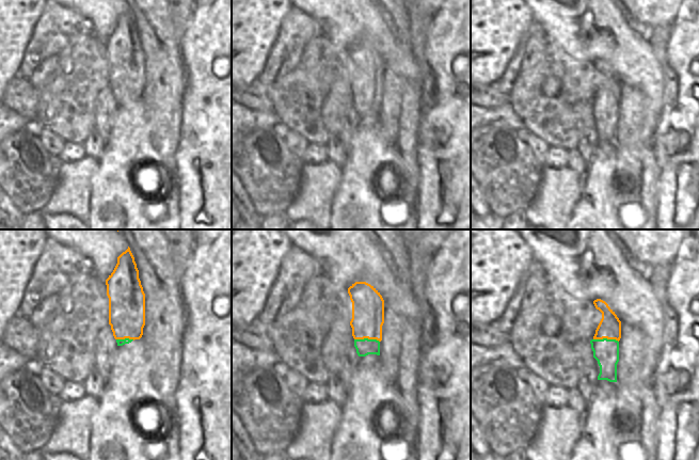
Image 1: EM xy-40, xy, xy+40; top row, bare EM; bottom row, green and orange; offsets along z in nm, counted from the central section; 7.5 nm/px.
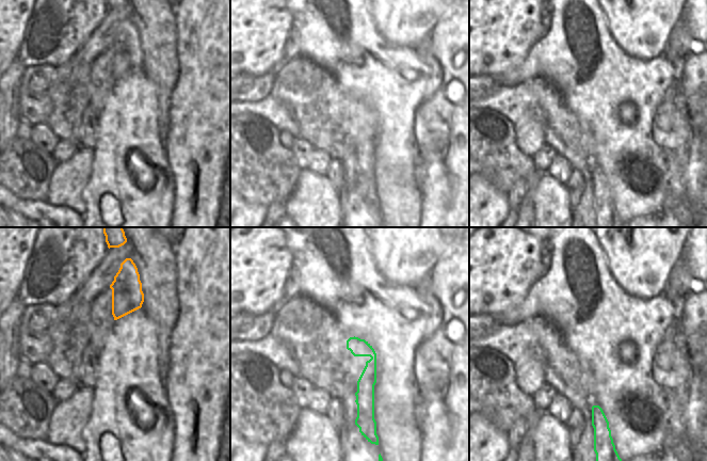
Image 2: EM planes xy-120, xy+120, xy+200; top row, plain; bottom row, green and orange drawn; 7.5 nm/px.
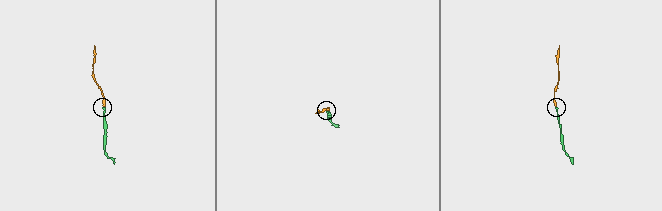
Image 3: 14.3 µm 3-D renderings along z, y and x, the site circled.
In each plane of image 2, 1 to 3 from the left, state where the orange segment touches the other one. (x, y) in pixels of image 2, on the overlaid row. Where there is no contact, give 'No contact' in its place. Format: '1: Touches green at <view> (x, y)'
1: No contact
2: No contact
3: No contact.

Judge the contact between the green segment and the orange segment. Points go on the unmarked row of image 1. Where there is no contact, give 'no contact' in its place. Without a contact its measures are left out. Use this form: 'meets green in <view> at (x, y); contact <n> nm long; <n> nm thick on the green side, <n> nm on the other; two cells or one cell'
meets green in xy at (367, 99); contact 190 nm long; 130 nm thick on the green side, 240 nm on the other; one cell

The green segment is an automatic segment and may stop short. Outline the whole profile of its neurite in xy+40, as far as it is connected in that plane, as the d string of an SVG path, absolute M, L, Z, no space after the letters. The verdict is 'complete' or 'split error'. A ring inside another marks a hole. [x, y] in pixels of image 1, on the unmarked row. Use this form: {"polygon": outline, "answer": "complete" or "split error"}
{"polygon": "M597 60L593 65L602 74L602 80L590 101L593 118L600 127L598 141L617 143L621 82L605 62Z", "answer": "split error"}

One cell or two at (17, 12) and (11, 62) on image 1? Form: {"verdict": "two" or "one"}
{"verdict": "one"}

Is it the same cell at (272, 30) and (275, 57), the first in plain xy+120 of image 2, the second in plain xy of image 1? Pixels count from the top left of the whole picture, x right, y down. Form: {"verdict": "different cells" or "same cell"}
{"verdict": "different cells"}

